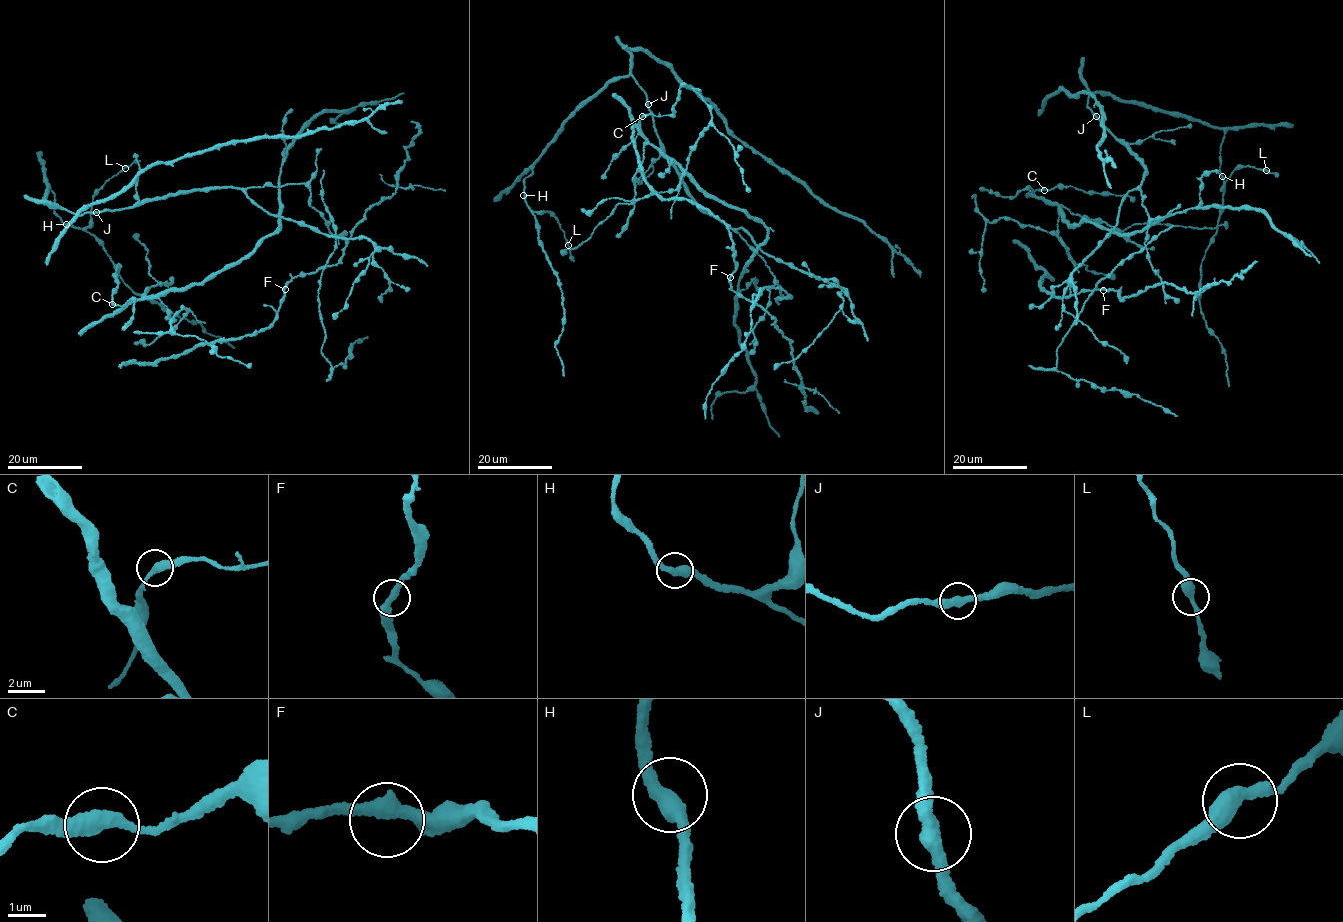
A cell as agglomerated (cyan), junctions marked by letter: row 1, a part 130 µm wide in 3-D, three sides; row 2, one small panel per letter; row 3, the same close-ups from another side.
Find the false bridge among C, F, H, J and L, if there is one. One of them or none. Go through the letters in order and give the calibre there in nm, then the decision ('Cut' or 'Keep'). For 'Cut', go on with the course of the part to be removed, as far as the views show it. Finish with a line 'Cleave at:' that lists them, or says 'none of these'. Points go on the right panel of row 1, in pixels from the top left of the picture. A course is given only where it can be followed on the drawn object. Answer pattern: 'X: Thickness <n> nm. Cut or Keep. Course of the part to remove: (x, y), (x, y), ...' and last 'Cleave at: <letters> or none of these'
C: Thickness 380 nm. Keep
F: Thickness 360 nm. Keep
H: Thickness 400 nm. Keep
J: Thickness 380 nm. Keep
L: Thickness 400 nm. Keep
Cleave at: none of these

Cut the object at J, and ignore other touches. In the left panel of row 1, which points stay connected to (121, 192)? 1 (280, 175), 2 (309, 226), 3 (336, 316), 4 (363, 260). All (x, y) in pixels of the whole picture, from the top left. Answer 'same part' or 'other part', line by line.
1: same part
2: other part
3: other part
4: other part

